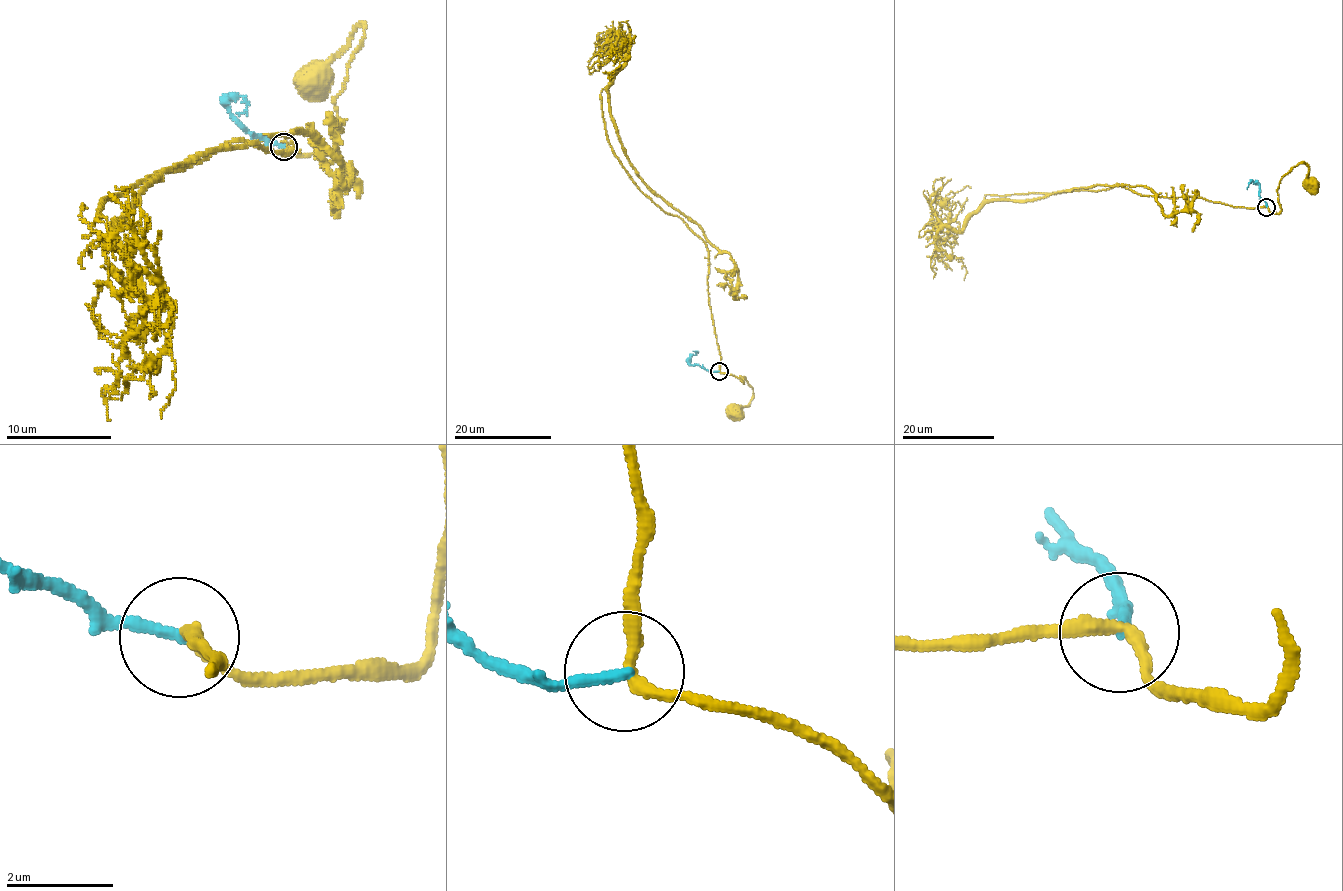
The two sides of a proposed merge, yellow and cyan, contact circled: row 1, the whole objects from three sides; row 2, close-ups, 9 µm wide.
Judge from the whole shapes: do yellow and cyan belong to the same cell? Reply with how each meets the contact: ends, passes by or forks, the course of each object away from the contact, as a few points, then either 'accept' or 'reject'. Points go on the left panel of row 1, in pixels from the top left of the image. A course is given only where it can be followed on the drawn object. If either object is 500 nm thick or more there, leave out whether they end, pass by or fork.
yellow passes by; cyan ends there; yellow runs (284, 147), (297, 154), (310, 154), (329, 152), (333, 146), (334, 97), (364, 37), (363, 27), (311, 77); cyan runs (284, 147), (268, 144), (246, 128), (228, 104), (240, 96), (246, 107), (236, 113); reject

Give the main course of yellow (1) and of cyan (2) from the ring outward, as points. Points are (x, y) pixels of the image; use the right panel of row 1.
1: (1266, 207), (1270, 212), (1281, 211), (1277, 189), (1280, 178), (1299, 163), (1306, 165), (1307, 177), (1312, 183)
2: (1266, 207), (1260, 196), (1259, 185), (1251, 181), (1247, 188)

